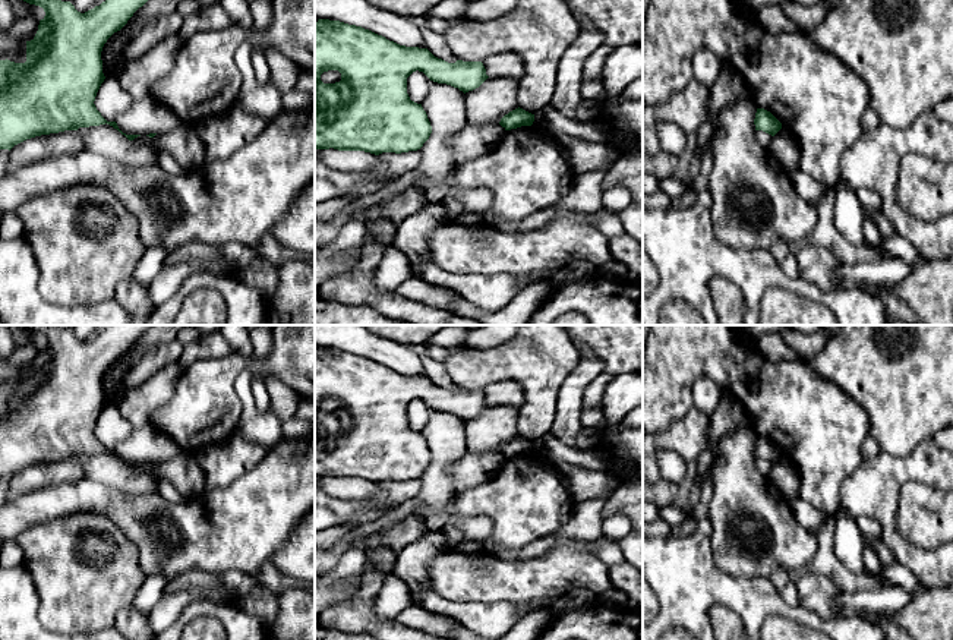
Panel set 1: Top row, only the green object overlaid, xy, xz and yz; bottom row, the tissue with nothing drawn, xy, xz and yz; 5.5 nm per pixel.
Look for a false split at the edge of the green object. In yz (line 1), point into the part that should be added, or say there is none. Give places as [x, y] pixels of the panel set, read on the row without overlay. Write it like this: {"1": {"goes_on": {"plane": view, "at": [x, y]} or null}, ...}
{"1": {"goes_on": null}}

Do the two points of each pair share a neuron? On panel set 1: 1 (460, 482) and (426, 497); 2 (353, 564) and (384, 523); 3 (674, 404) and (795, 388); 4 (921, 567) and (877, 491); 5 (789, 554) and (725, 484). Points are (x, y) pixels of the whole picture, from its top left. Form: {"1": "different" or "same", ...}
{"1": "different", "2": "different", "3": "same", "4": "same", "5": "same"}

